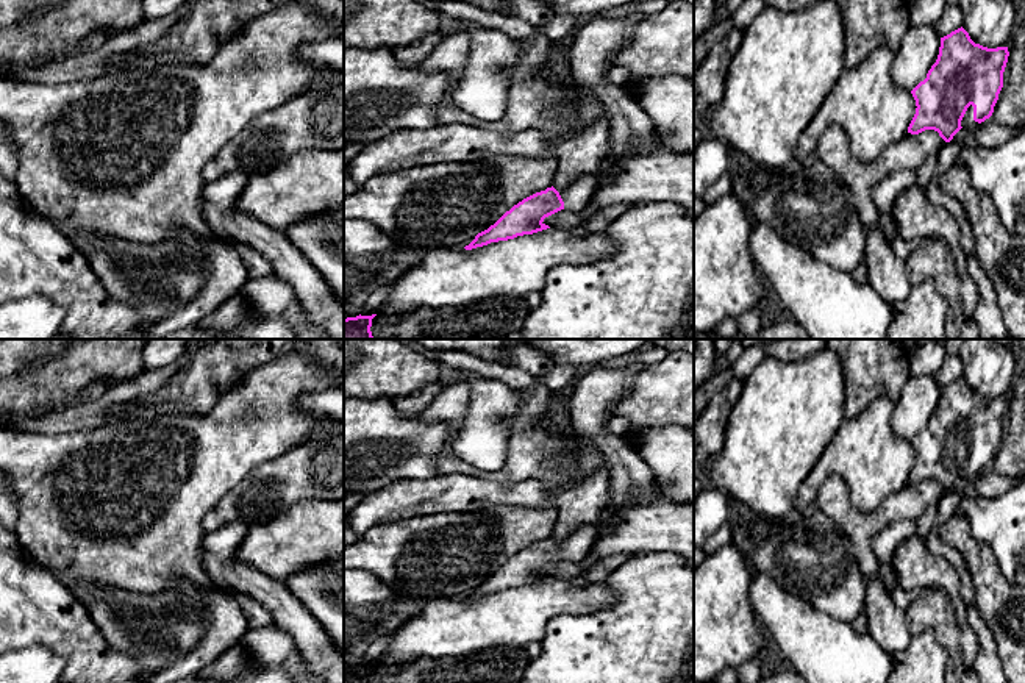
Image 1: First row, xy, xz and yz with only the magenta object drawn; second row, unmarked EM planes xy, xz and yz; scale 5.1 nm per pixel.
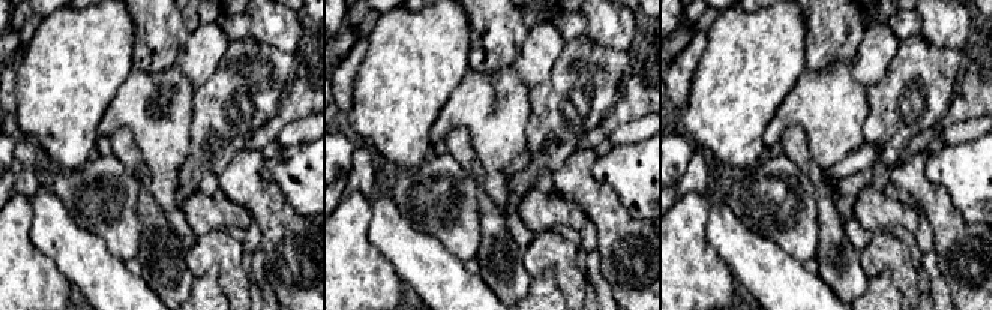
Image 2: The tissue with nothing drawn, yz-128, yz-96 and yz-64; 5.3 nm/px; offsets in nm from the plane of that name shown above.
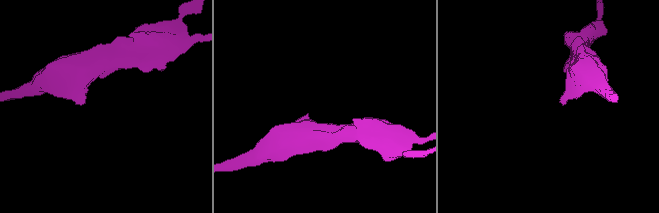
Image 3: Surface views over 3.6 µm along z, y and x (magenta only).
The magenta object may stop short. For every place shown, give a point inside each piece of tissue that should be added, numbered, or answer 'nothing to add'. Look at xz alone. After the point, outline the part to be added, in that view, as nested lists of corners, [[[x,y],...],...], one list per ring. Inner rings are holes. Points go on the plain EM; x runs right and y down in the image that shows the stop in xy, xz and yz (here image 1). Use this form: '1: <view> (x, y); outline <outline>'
1: xz (577, 546); outline [[[581,525],[575,528],[567,538],[559,542],[564,552],[564,560],[581,564],[589,556],[597,535],[598,530],[592,525]]]

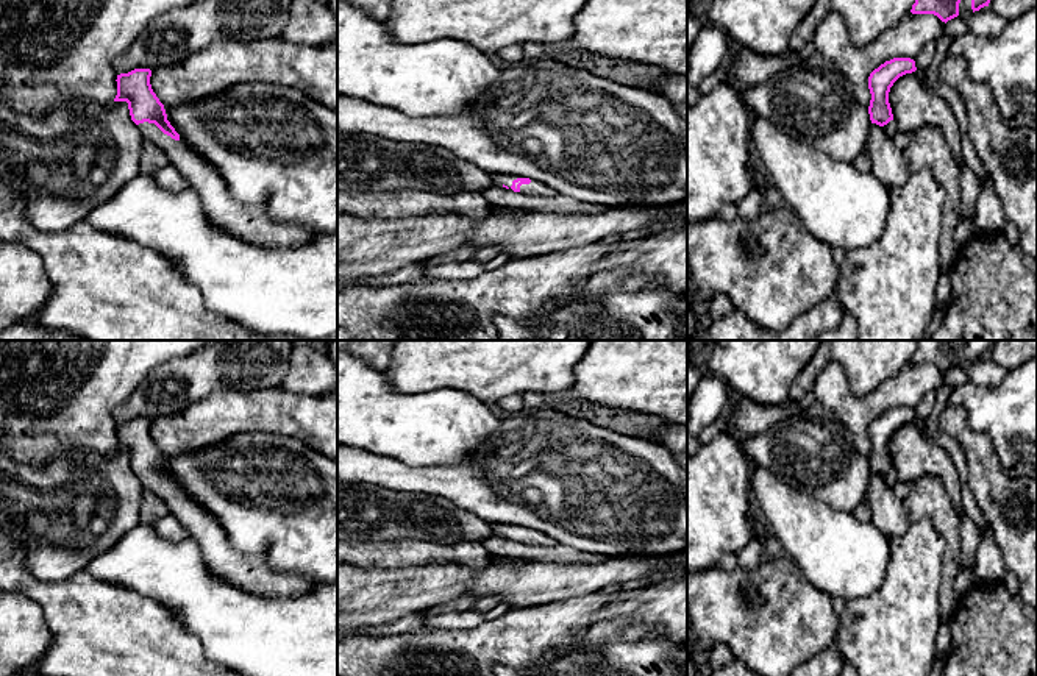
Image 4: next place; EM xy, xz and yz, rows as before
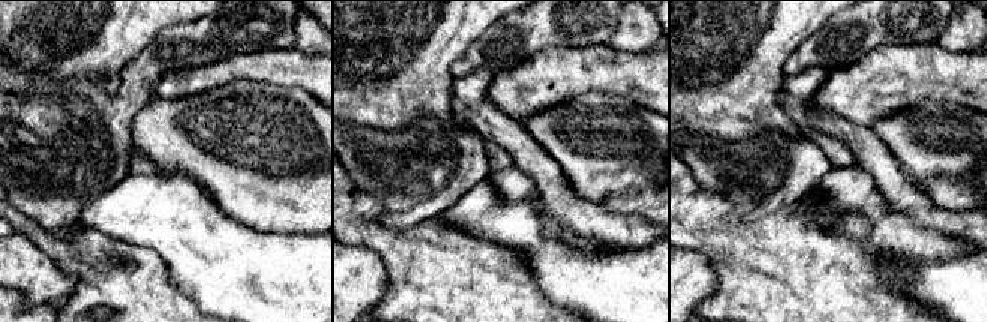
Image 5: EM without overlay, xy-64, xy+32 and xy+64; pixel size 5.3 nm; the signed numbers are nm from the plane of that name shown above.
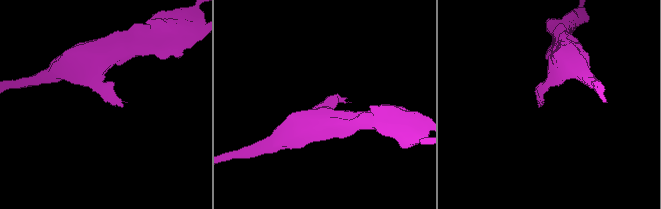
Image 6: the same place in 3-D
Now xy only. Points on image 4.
1: xy (253, 573); outline [[[148,471],[139,473],[137,478],[144,489],[166,500],[170,515],[180,520],[198,542],[209,567],[233,584],[265,595],[301,595],[320,585],[300,573],[273,570],[262,556],[234,551],[217,518],[184,489],[175,490]]]

